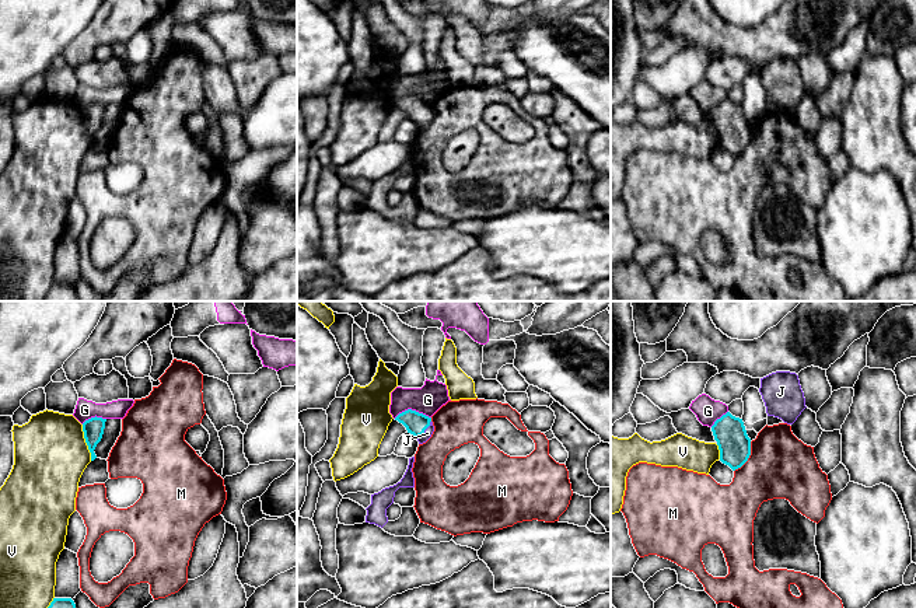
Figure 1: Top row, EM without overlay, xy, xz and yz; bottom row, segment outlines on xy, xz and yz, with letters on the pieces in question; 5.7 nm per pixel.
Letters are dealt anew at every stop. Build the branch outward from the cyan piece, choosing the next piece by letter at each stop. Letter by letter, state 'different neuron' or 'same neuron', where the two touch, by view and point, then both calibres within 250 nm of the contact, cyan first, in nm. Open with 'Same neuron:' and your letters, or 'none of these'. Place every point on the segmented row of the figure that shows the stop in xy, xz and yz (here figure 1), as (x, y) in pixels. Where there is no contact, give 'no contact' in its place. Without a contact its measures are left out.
Same neuron: J
G: different neuron | xz (412, 411) | 120/160 nm
J: same neuron | xz (425, 429) | 120/50 nm
M: different neuron | yz (748, 457) | 190/360 nm
V: different neuron | xy (86, 441) | 120/420 nm

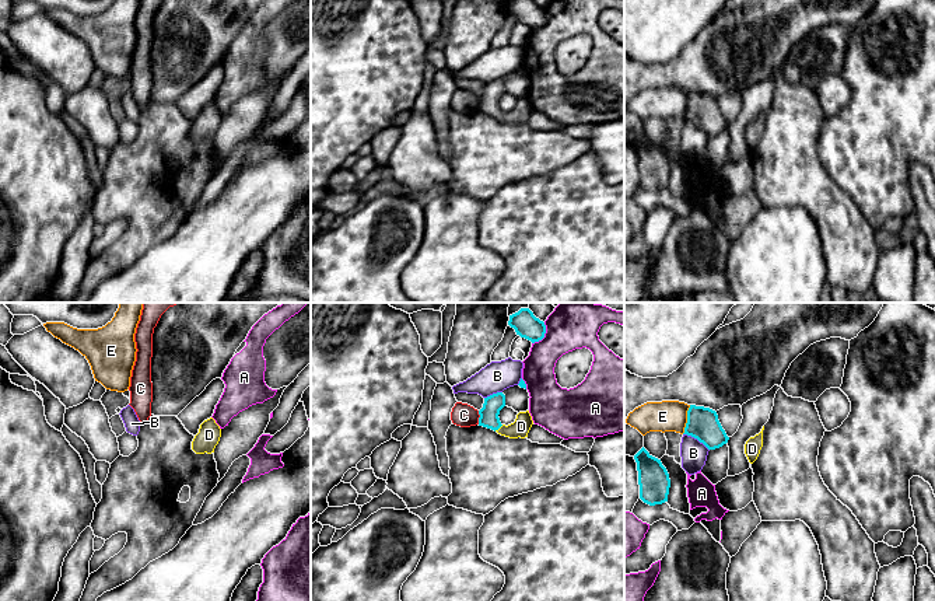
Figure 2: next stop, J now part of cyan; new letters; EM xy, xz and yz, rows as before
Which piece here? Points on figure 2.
Same neuron: D
A: different neuron | xz (543, 335) | 150/280 nm
B: different neuron | yz (696, 437) | 180/150 nm
C: different neuron | xz (479, 418) | 110/140 nm
D: same neuron | xz (498, 427) | 110/100 nm
E: different neuron | yz (687, 419) | 180/180 nm

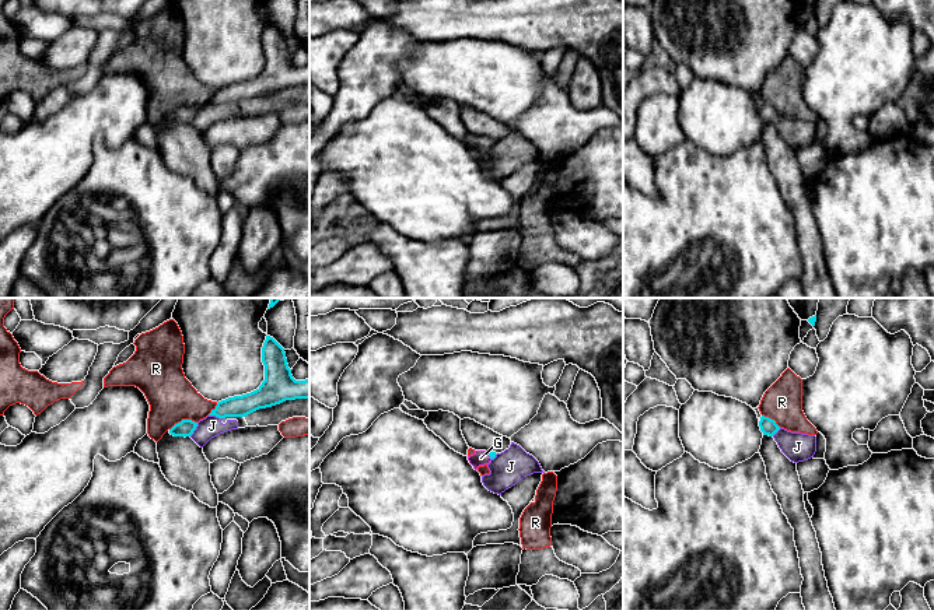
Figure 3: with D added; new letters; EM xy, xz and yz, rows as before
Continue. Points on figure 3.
Same neuron: G
G: same neuron | xz (489, 455) | 40/90 nm
J: different neuron | xy (195, 428) | 100/120 nm
R: different neuron | xy (182, 420) | 100/280 nm

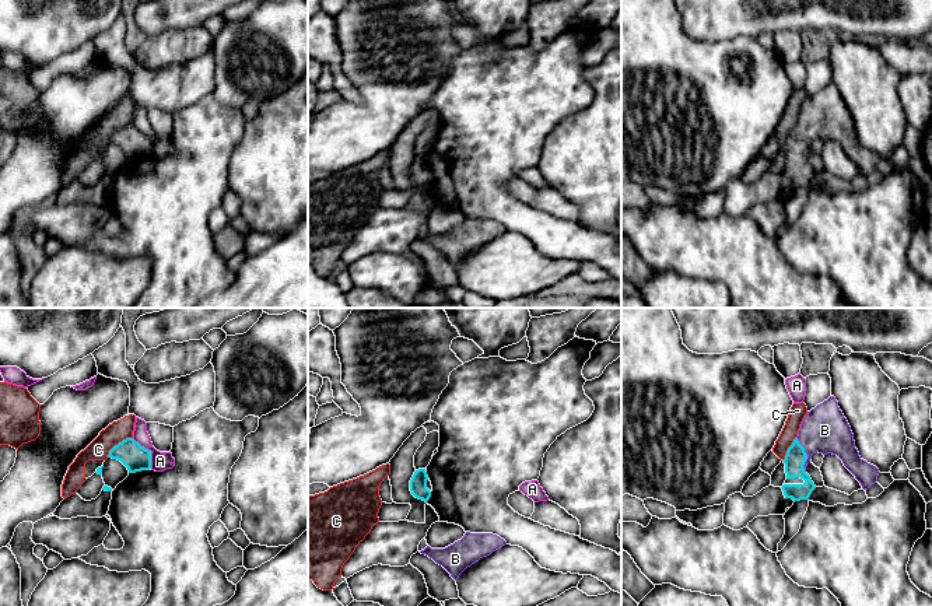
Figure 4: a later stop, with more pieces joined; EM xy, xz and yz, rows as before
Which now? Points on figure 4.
Same neuron: B
A: different neuron | xy (149, 451) | 160/110 nm
B: same neuron | yz (806, 455) | 120/260 nm
C: different neuron | xy (119, 442) | 160/120 nm

